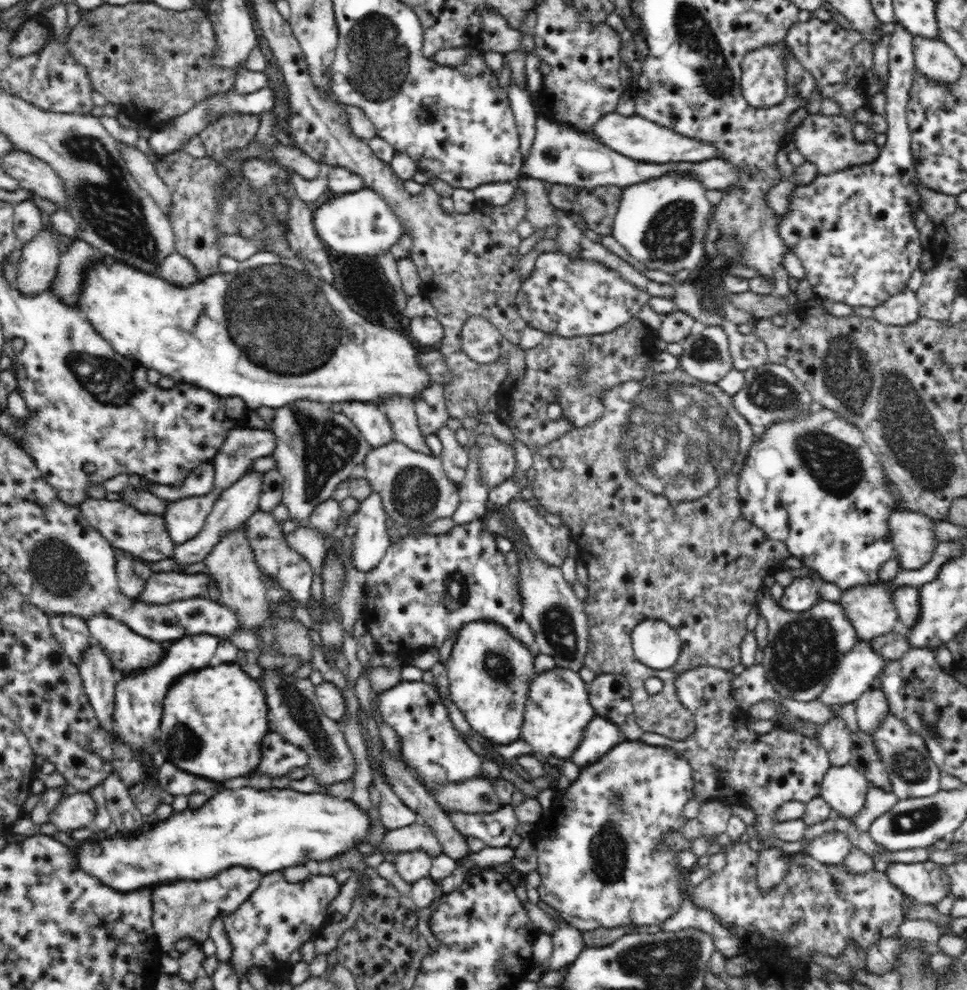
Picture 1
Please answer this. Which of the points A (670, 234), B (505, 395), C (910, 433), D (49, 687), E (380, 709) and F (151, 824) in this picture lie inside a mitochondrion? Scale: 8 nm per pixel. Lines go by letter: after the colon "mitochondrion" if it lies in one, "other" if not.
A: mitochondrion
B: other
C: mitochondrion
D: other
E: other
F: other

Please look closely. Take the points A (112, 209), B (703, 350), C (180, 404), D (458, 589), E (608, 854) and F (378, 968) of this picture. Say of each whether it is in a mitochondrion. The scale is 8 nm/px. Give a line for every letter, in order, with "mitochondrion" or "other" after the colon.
A: mitochondrion
B: mitochondrion
C: other
D: mitochondrion
E: mitochondrion
F: other

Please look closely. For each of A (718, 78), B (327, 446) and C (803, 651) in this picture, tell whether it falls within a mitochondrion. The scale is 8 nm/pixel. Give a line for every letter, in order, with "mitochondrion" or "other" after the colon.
A: mitochondrion
B: mitochondrion
C: mitochondrion

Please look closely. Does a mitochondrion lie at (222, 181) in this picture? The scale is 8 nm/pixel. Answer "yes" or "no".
yes

